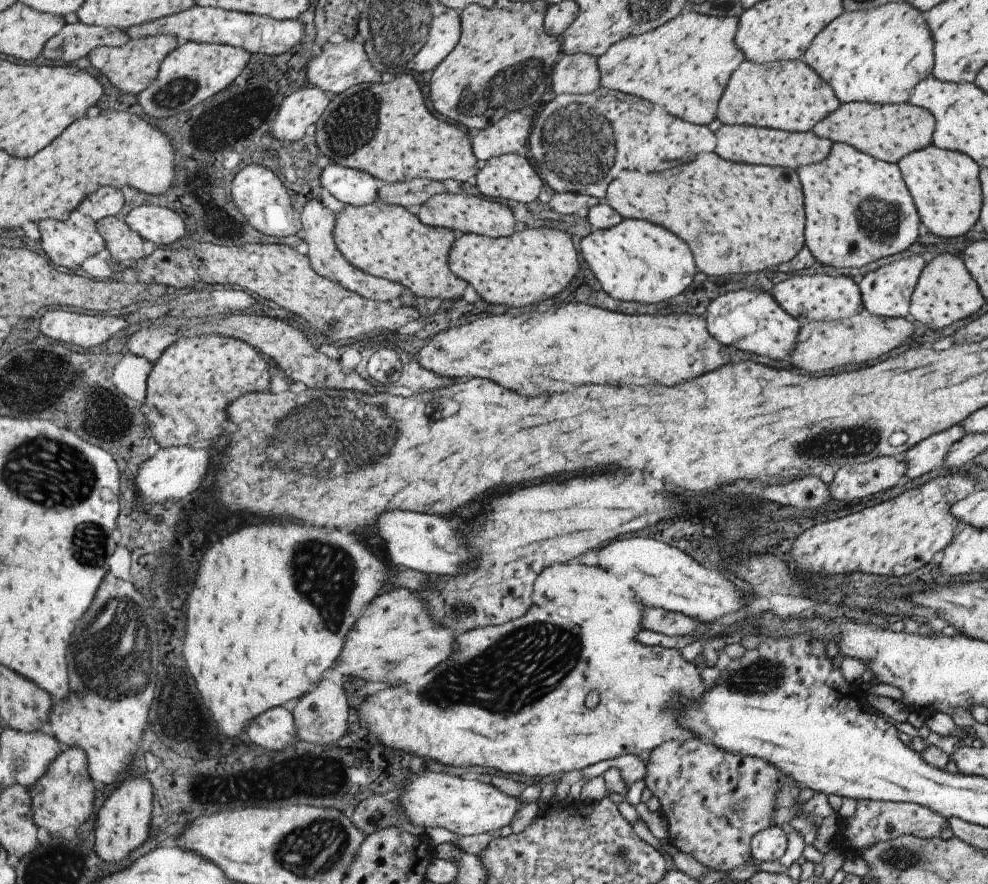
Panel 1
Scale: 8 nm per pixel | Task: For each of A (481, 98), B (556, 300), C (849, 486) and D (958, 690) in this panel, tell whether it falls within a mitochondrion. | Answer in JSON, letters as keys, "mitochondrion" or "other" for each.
{"A":"mitochondrion","B":"other","C":"other","D":"other"}

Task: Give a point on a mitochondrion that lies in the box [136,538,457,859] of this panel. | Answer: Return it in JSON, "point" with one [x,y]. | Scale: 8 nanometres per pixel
{"point":[375,818]}

